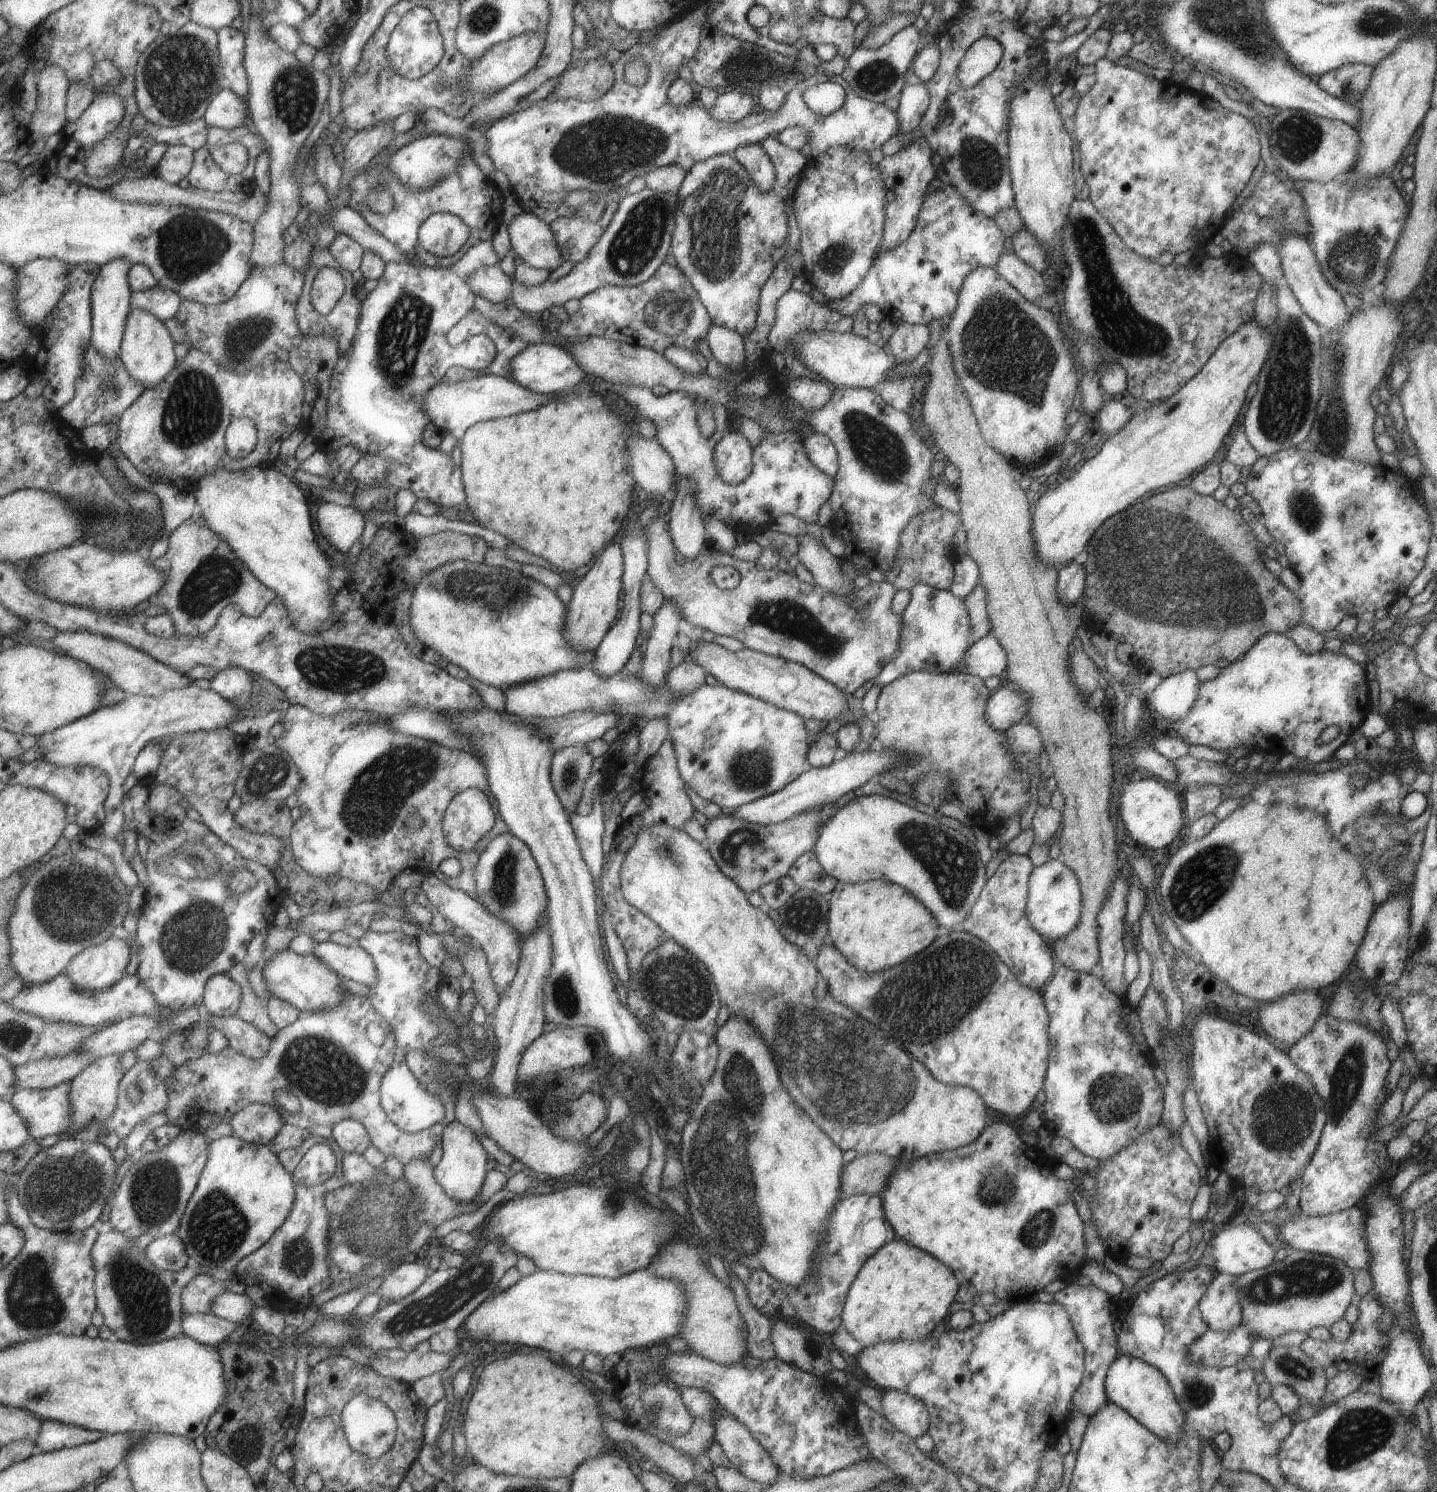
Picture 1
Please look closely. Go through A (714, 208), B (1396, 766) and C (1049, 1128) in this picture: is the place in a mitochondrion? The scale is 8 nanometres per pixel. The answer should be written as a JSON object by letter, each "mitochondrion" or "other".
{"A":"mitochondrion","B":"other","C":"other"}

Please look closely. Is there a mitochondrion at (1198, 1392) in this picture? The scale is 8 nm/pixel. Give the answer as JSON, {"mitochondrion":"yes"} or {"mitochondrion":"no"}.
{"mitochondrion":"yes"}

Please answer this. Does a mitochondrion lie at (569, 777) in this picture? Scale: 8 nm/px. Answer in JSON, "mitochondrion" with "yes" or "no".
{"mitochondrion":"yes"}

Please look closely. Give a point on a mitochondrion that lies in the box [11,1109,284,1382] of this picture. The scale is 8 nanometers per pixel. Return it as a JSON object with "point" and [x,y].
{"point":[64,1187]}

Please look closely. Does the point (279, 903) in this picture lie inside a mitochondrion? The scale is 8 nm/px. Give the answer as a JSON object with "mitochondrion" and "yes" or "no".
{"mitochondrion":"no"}

